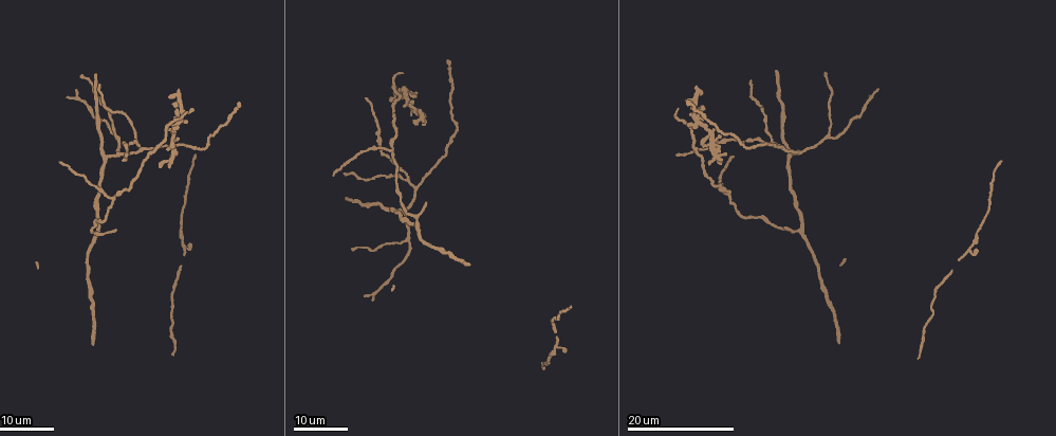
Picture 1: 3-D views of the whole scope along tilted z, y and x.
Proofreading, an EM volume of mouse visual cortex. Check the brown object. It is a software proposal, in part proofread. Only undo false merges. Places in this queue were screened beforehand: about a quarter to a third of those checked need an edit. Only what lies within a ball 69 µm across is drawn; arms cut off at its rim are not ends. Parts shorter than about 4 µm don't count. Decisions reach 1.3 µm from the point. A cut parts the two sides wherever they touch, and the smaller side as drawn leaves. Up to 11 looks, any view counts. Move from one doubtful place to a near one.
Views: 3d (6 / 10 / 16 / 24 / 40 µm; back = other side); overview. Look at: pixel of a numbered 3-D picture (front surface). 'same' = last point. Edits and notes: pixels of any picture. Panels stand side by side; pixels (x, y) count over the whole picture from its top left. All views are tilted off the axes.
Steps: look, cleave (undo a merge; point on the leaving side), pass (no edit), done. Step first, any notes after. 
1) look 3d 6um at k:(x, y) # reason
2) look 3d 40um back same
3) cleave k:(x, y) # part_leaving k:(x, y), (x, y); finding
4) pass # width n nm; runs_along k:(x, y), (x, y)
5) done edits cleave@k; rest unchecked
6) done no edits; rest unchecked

look 3d 24um at 1:(408, 239) # thin arm on a thick one

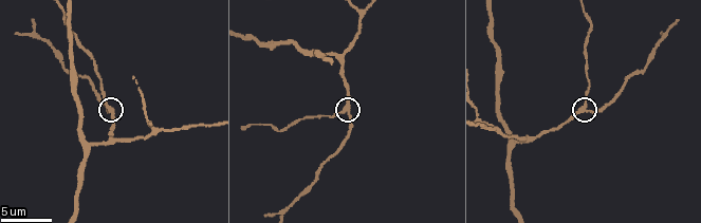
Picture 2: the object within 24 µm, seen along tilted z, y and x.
look 3d 10um at 2:(584, 109)

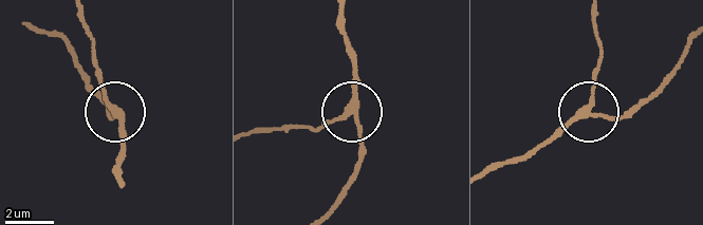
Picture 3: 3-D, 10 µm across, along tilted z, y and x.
pass # width 230 nm; runs_along 3:(488, 172), (529, 156), (579, 116), (603, 44); one cell here

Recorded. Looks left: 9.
look 3d 24um at 1:(113, 196) # branch point

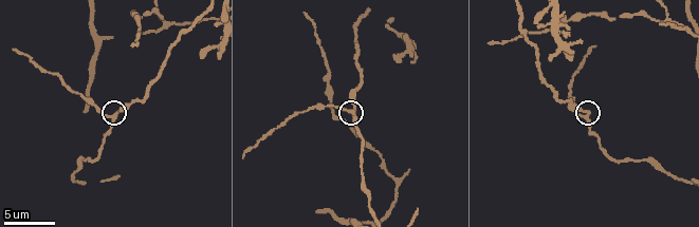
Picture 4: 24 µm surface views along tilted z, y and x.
look 3d 10um at 4:(111, 118) # zoom in

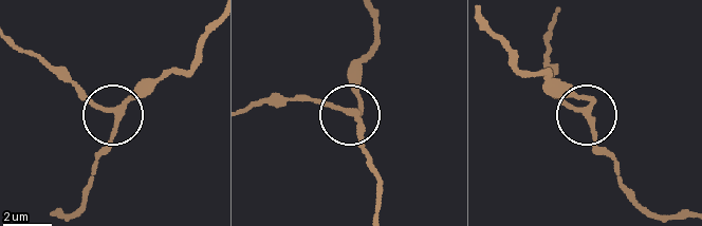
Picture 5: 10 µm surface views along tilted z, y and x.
pass # width 190 nm; runs_along 5:(72, 214), (114, 115), (63, 80); one cell here

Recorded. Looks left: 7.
look 3d 24um at 1:(798, 230) # two arms at a narrow angle

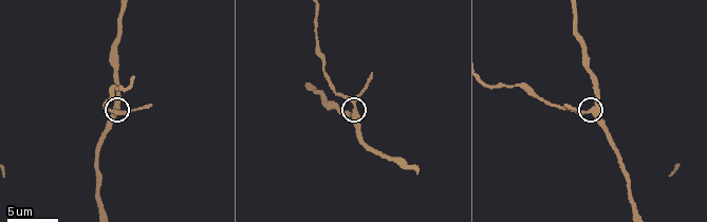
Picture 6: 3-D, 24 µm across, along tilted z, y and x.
look 3d 6um at 6:(593, 110)

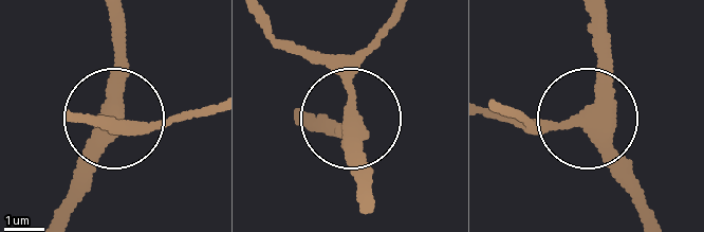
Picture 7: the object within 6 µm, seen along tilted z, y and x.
pass # width 330 nm; one cell here

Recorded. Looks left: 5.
look 3d 10um at 2:(342, 59) # three arms meet

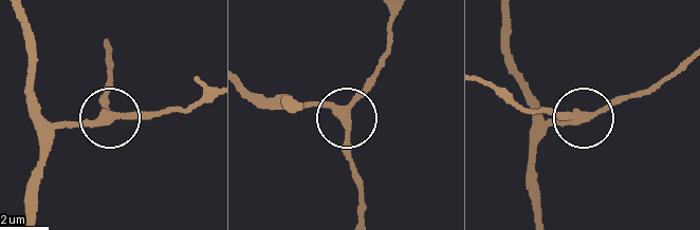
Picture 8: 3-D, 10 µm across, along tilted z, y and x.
pass # side_arm 24 um; arms 3; one cell here

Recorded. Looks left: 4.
look 3d 10um at 4:(666, 18) # three arms meet

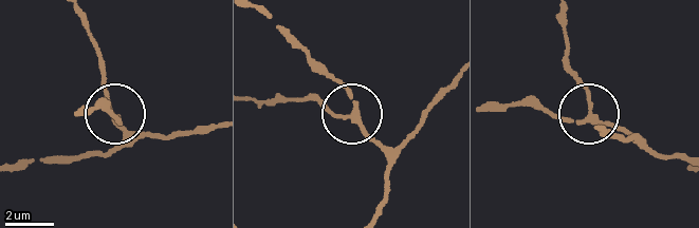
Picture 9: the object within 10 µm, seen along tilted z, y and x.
look 3d 10um back at 9:(591, 114)

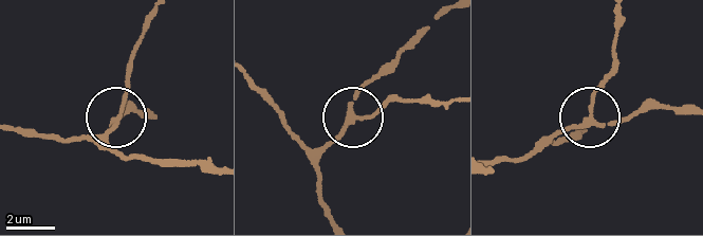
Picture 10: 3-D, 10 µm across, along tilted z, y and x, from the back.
pass # width 180 nm; runs_along 10:(177, 164), (130, 160), (106, 146), (133, 55); continuous, no second cell

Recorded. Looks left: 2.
done no edits; rest unchecked

